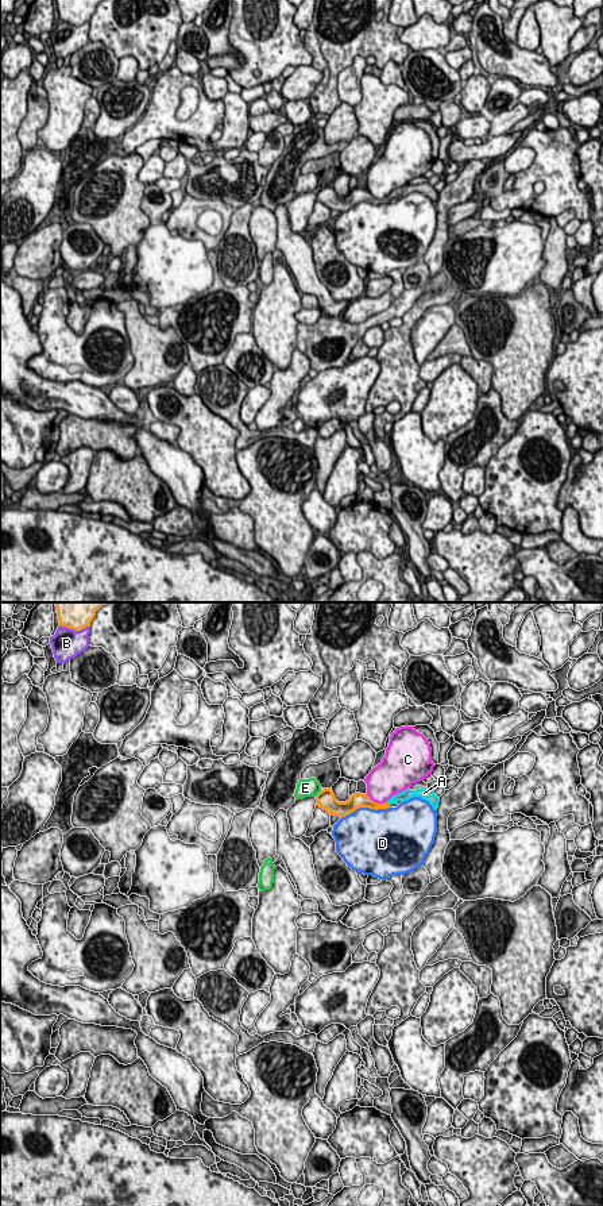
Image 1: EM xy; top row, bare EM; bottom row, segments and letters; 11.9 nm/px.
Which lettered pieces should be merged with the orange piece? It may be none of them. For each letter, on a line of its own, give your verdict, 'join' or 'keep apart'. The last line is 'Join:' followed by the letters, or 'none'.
A: join
B: keep apart
C: keep apart
D: keep apart
E: keep apart
Join: A

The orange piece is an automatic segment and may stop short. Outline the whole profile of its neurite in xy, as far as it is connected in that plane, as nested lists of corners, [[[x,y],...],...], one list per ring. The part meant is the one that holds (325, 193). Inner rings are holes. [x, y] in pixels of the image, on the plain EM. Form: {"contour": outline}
{"contour": [[[422,182],[418,185],[406,184],[405,186],[393,190],[384,199],[376,199],[367,189],[360,189],[360,188],[355,188],[349,190],[349,194],[345,197],[339,197],[331,184],[324,184],[316,190],[316,194],[317,194],[316,201],[322,203],[331,211],[335,209],[341,213],[341,212],[351,209],[359,203],[370,203],[375,205],[387,204],[398,196],[403,197],[413,192],[420,192],[422,194],[426,194],[433,201],[434,205],[437,205],[438,203],[440,193],[434,189],[433,185],[428,182]]]}

